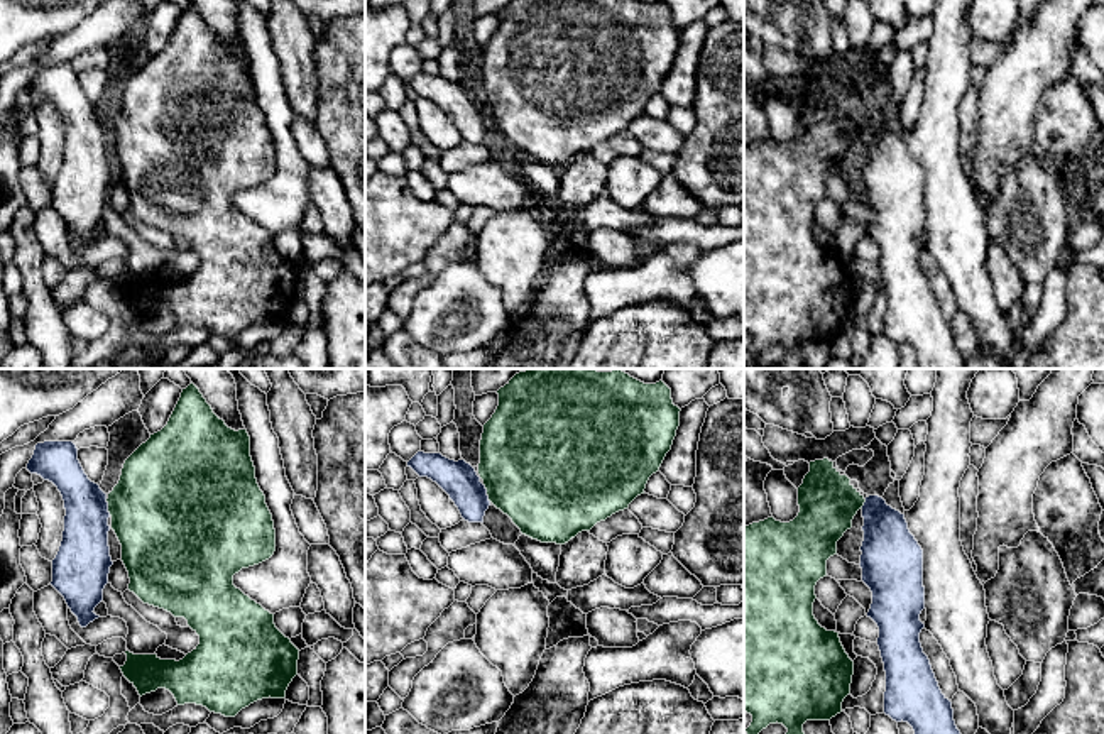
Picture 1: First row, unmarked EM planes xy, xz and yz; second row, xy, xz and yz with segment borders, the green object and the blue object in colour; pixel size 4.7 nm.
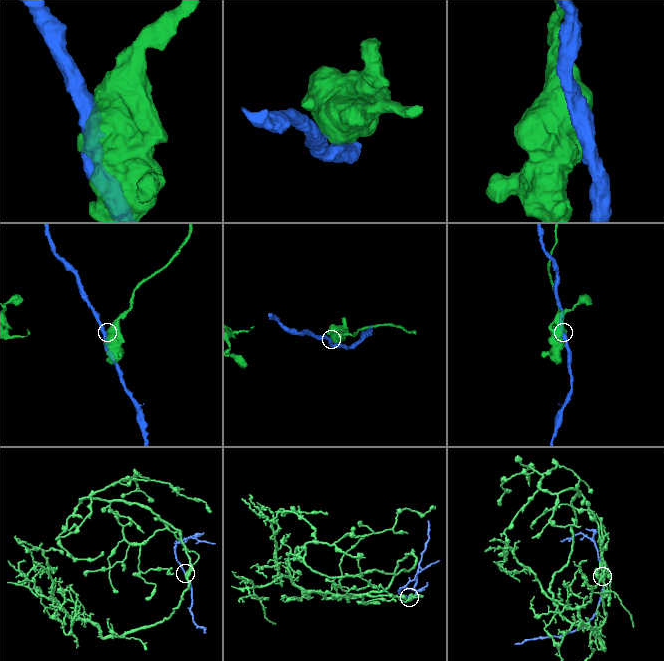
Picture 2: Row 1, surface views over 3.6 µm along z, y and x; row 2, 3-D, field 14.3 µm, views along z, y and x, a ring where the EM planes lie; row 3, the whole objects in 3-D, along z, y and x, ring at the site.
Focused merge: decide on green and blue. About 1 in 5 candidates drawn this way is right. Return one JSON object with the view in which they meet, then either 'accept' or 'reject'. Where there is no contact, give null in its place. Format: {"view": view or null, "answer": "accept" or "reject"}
{"view": "xz", "answer": "reject"}

